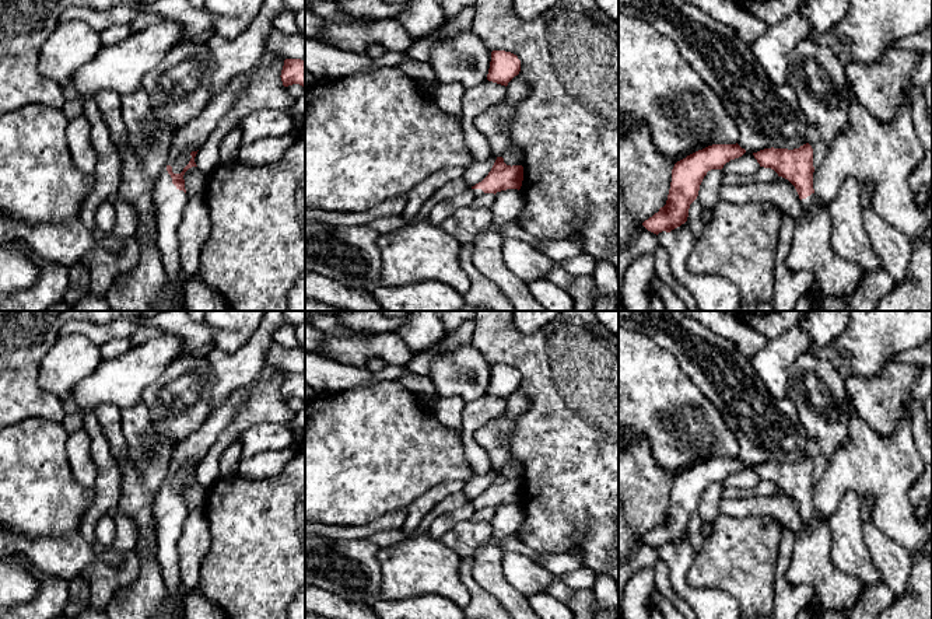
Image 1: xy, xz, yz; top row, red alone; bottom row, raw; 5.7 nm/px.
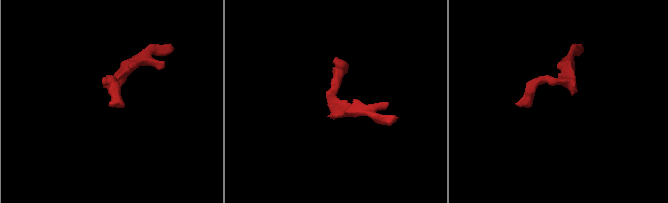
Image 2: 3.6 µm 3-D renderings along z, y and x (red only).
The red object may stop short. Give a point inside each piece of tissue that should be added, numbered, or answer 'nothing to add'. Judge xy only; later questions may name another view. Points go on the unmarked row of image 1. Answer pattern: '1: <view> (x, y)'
1: xy (170, 516)

